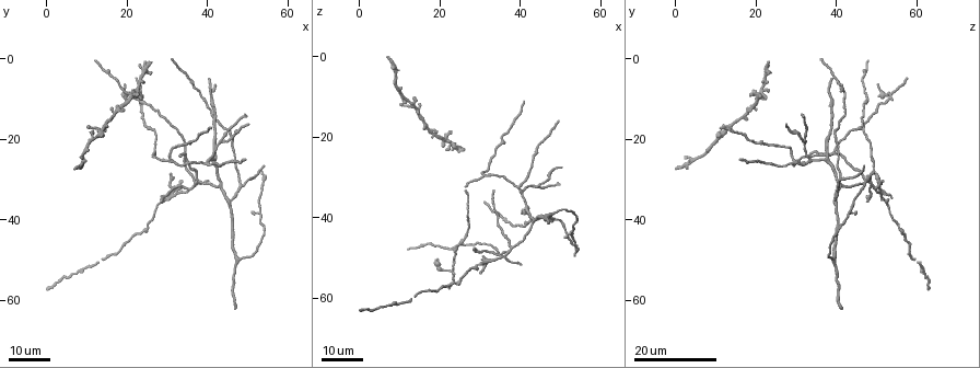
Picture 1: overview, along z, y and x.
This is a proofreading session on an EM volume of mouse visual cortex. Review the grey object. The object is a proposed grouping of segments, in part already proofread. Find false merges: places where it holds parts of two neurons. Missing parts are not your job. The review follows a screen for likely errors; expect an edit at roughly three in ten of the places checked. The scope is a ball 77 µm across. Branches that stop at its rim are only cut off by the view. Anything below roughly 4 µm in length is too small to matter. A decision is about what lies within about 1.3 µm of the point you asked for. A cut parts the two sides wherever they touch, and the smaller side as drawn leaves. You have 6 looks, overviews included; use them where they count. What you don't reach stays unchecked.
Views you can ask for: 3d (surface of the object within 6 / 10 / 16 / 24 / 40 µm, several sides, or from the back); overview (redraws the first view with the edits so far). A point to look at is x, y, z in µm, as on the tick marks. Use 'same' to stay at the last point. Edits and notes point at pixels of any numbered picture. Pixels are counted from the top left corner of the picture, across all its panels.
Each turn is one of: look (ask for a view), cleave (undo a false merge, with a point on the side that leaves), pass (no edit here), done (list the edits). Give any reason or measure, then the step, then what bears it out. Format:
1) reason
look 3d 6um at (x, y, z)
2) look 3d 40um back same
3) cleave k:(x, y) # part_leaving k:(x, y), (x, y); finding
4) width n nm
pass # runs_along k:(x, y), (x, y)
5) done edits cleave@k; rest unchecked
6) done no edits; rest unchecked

look 3d 16um at (40.0, 25.0, 33.5)

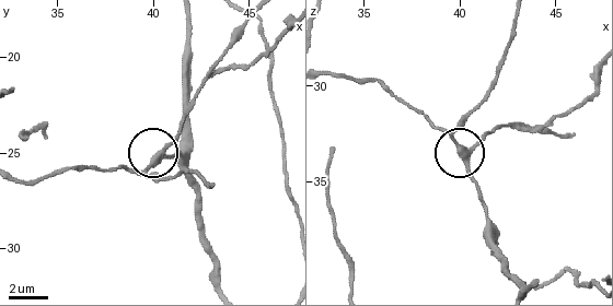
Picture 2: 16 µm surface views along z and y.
look 3d 6um at (40.4, 25.0, 33.5)

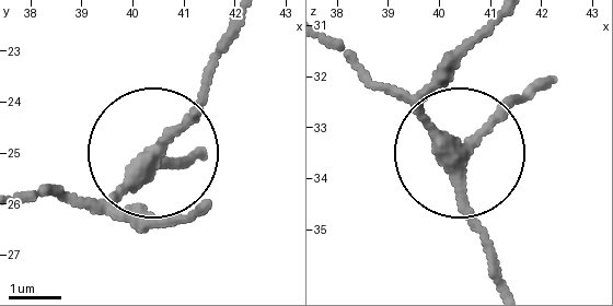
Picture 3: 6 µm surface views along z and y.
arms 3
pass # runs_along 3:(499, 285), (464, 154), (542, 81); all the same neuron

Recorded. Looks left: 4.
four-way junction
look 3d 16um at (35.5, 33.0, 49.5)

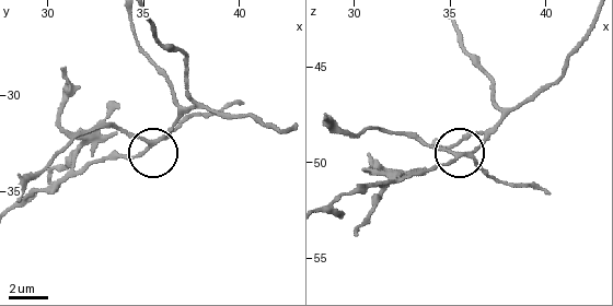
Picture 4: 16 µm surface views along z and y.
closer look
look 3d 10um at (35.3, 32.6, 49.7)

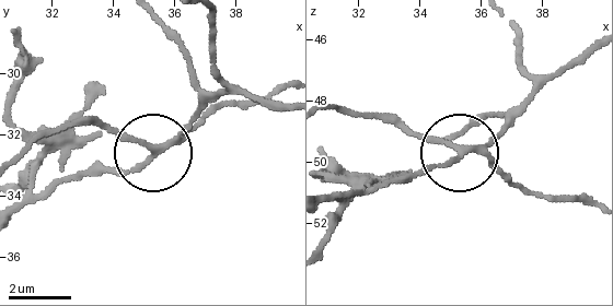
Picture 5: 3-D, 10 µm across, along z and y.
arms 4
cleave 5:(120, 140) # part_leaving 5:(163, 145), (87, 122), (39, 133), (24, 145); a second neuron is stuck on

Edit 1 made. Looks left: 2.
looks like a crossing
look 3d 24um at (23.0, 9.0, 53.5)

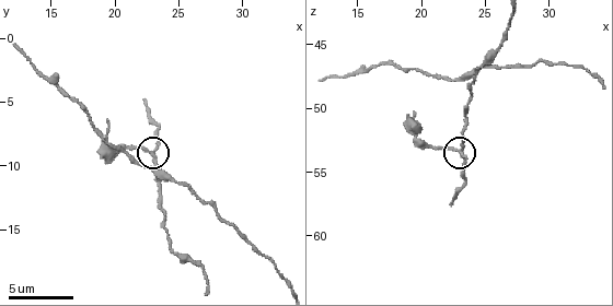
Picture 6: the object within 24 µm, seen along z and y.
look 3d 10um same

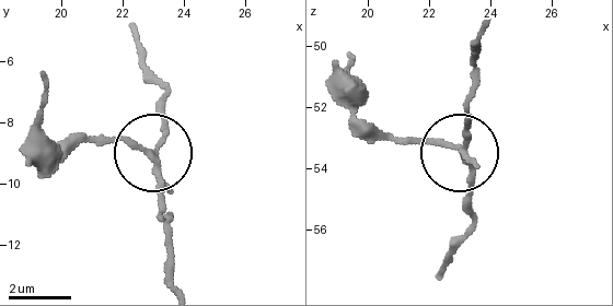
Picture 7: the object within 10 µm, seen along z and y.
arms 4
cleave 7:(120, 138) # two neurons meet here

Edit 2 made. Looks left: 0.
done edits cleave@5, cleave@7; rest unchecked

